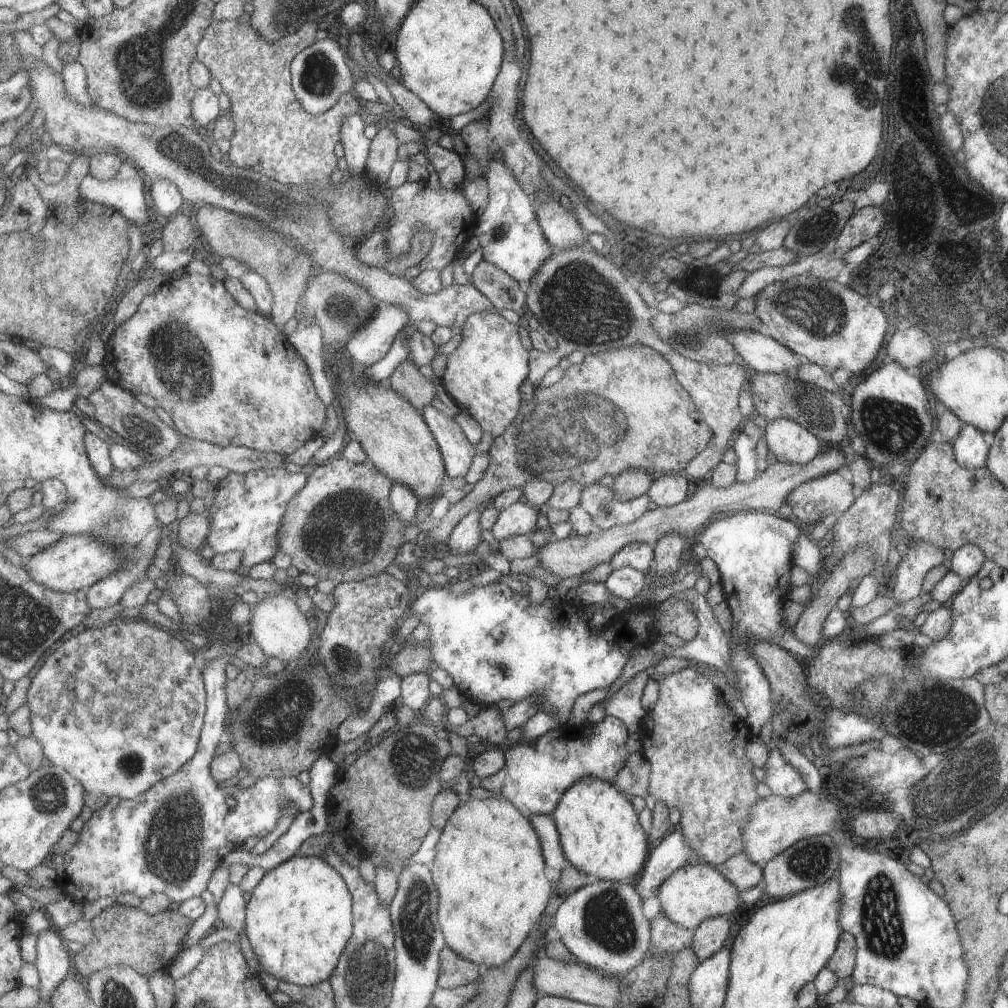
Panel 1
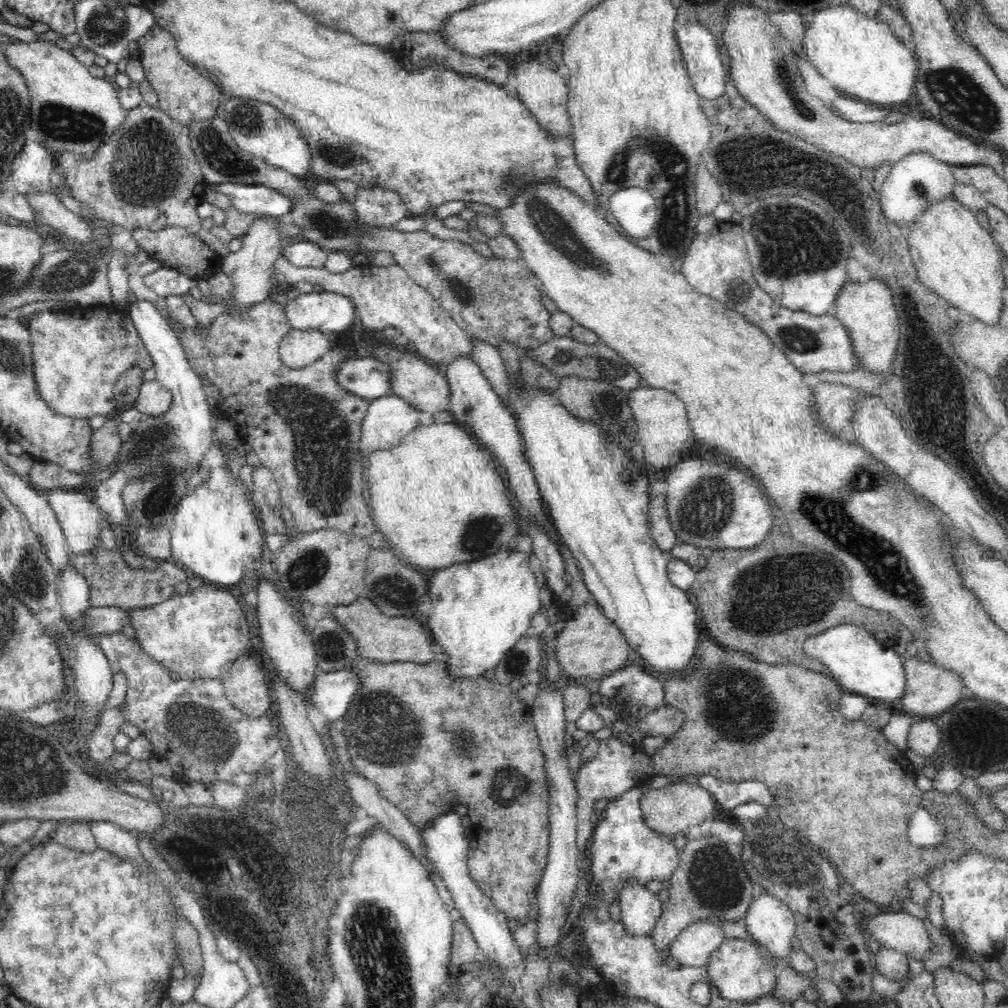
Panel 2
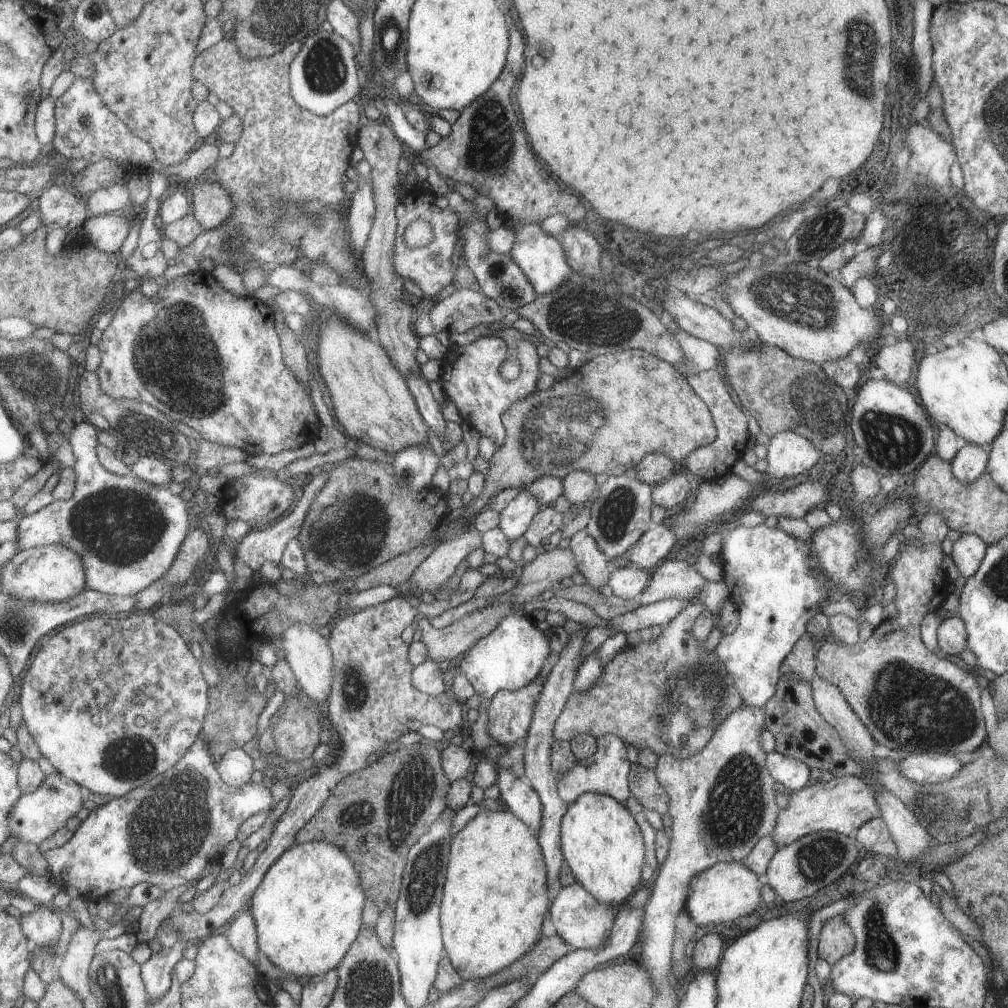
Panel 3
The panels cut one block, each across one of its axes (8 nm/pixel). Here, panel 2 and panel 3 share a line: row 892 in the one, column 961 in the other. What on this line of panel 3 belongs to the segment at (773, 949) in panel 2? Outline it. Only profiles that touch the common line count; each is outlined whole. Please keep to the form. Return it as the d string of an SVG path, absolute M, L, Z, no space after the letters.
M919 752L919 754L901 754L903 760L899 762L899 770L905 778L917 784L943 784L955 778L963 764L955 754L933 754L933 752Z

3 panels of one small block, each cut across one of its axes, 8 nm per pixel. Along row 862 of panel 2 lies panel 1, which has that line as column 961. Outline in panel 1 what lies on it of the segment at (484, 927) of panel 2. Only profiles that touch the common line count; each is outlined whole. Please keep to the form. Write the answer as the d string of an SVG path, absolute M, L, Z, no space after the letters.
M963 426L959 436L953 440L955 458L959 466L975 470L987 464L987 444L983 440L983 432L975 426Z

